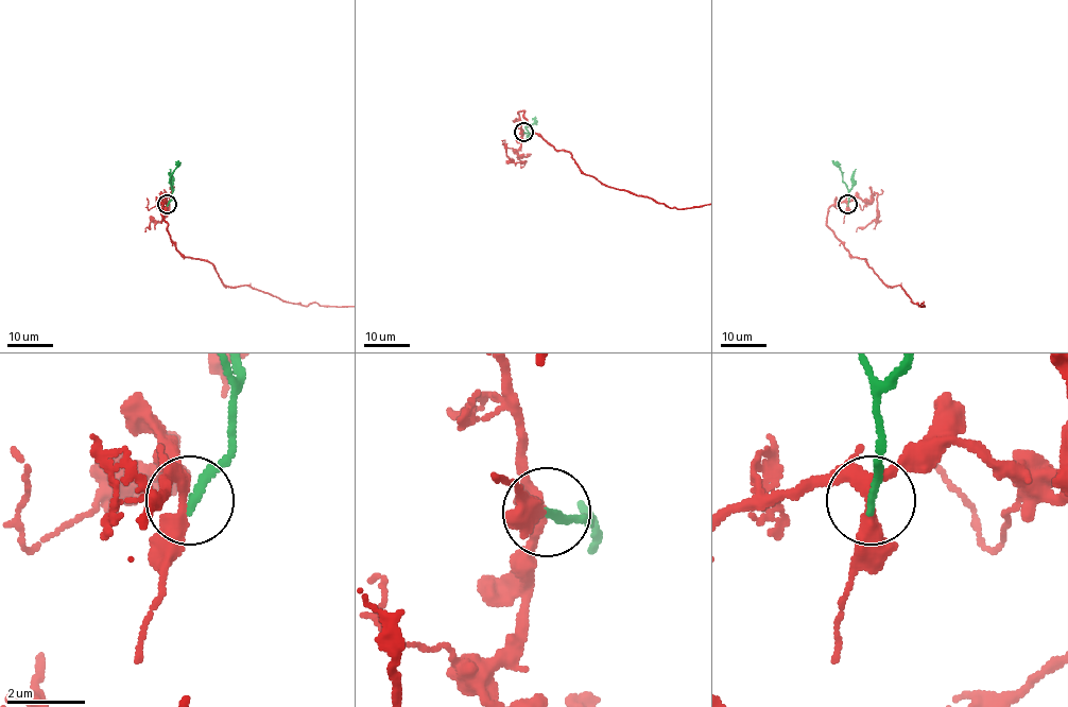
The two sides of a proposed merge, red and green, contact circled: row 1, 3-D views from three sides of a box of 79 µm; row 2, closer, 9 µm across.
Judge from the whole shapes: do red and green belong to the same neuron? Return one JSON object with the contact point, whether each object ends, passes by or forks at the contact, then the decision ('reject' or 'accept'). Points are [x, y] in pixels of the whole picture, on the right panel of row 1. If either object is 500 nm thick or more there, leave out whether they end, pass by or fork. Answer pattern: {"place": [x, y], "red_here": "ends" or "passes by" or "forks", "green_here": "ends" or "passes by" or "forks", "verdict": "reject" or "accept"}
{"place": [847, 204], "red_here": "forks", "green_here": "ends", "verdict": "reject"}

